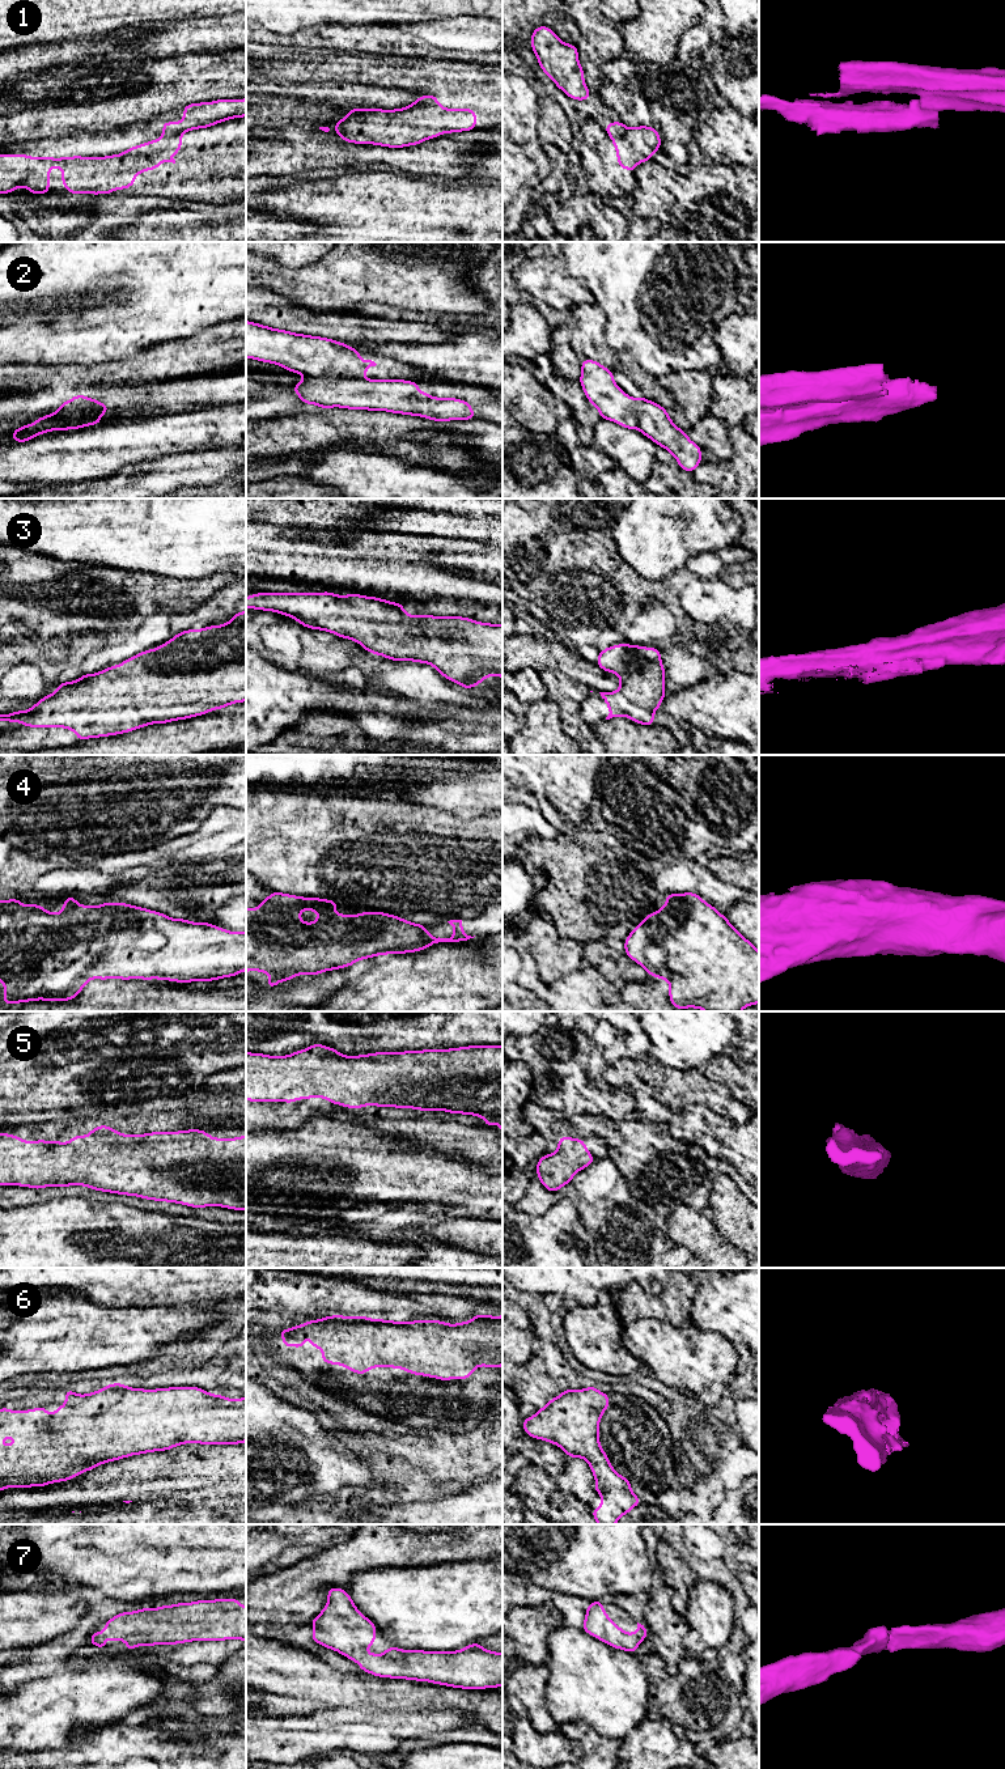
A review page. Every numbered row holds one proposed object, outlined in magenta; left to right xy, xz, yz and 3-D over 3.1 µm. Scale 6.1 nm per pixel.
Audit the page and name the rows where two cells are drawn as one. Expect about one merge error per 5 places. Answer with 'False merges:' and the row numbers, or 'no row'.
False merges: 1, 2

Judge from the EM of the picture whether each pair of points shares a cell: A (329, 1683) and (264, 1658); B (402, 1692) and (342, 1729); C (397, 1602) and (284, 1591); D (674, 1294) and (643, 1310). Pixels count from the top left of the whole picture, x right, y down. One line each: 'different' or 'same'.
A: same
B: different
C: different
D: same

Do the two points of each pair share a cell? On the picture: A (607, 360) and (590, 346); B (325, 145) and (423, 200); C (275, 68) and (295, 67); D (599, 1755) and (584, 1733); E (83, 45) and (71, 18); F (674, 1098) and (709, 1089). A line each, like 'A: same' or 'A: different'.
A: same
B: different
C: same
D: same
E: different
F: same

